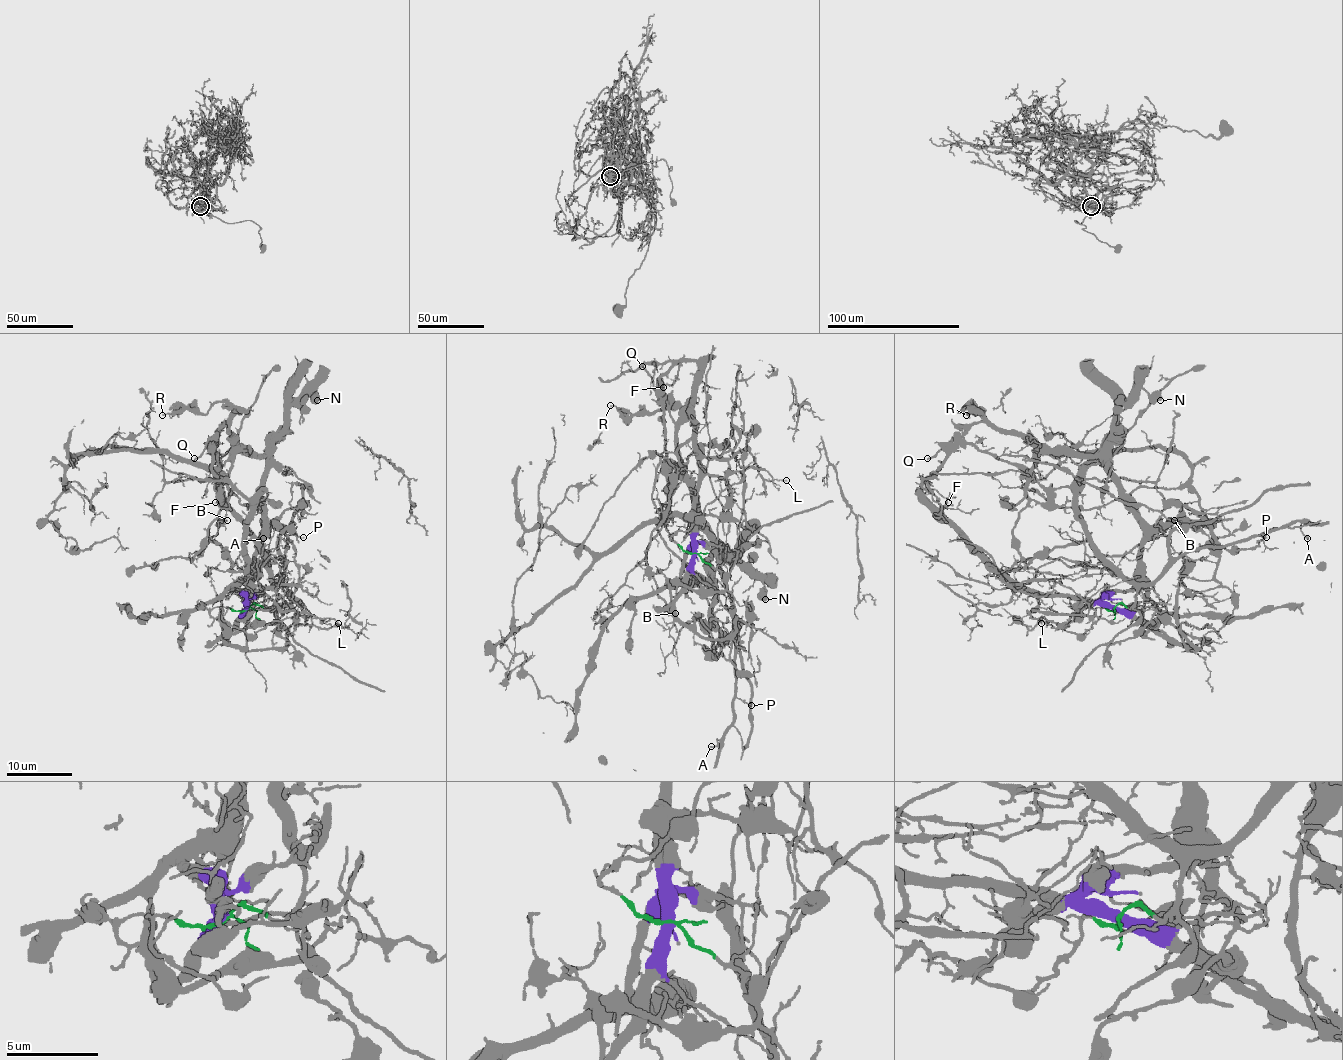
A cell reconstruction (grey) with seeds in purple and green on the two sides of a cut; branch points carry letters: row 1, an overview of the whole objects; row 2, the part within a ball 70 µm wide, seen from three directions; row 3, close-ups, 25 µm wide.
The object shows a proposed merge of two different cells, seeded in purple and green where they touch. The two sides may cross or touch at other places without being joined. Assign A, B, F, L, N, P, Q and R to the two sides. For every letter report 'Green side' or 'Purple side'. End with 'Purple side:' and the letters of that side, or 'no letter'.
A: Green side
B: Purple side
F: Purple side
L: Purple side
N: Purple side
P: Green side
Q: Purple side
R: Purple side
Purple side: B, F, L, N, Q, R

